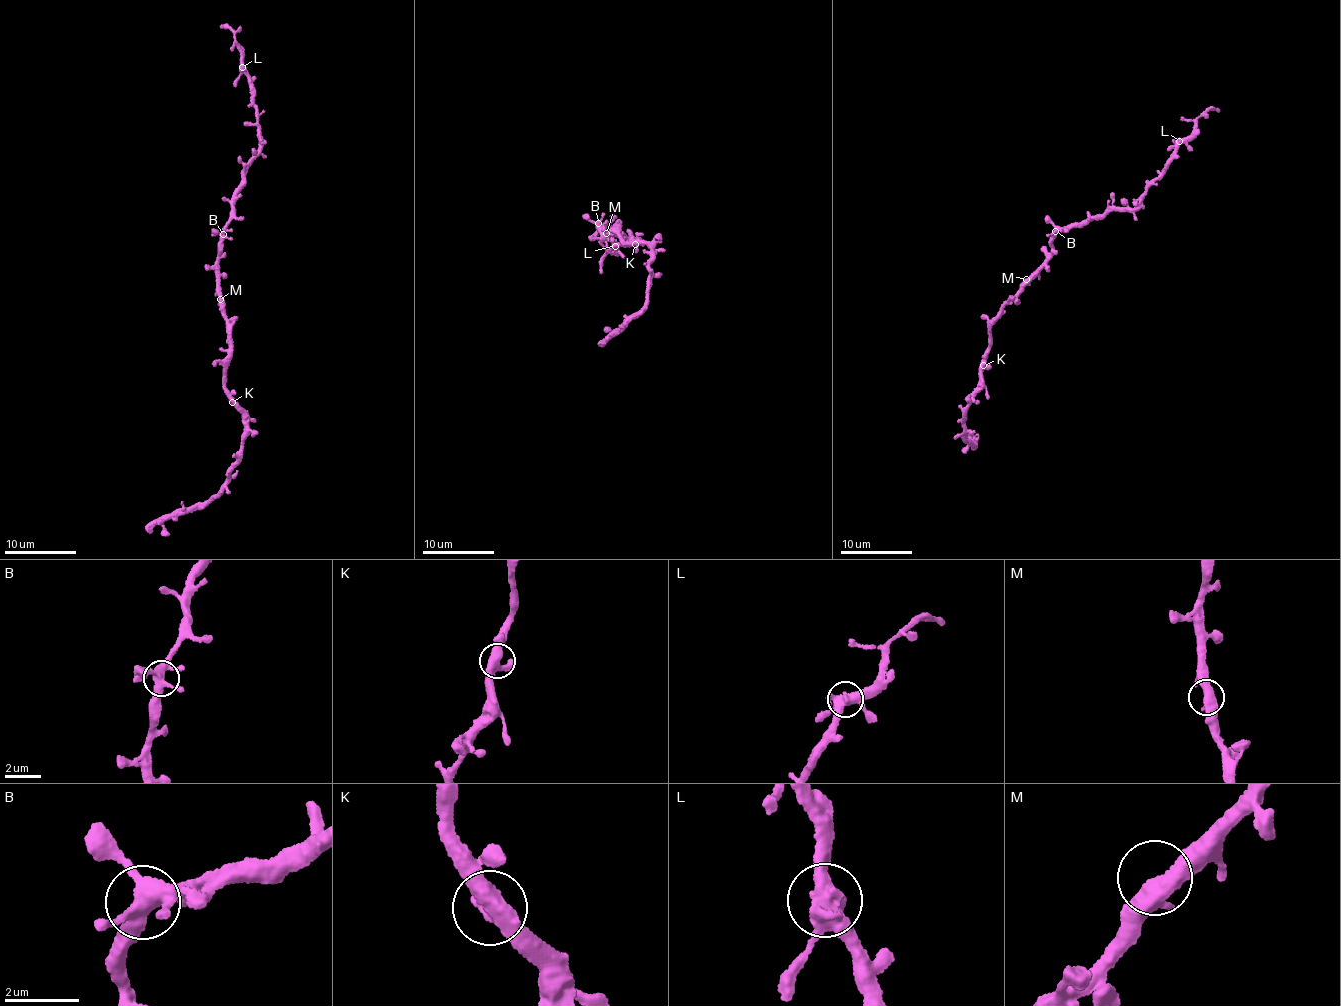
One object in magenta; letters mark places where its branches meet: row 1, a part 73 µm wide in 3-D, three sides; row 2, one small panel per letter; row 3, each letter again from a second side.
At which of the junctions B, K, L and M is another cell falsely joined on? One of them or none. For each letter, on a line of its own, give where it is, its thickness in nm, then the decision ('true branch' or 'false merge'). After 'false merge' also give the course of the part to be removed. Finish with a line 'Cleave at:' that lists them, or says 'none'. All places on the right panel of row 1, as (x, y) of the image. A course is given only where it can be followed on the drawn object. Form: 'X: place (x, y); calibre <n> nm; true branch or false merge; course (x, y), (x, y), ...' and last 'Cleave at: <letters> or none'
B: place (1055, 231); calibre 420 nm; true branch
K: place (983, 365); calibre 420 nm; true branch
L: place (1179, 141); calibre 440 nm; true branch
M: place (1026, 279); calibre 400 nm; true branch
Cleave at: none

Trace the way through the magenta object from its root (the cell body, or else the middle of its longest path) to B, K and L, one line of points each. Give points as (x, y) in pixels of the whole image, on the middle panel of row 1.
B: (610, 235), (601, 238), (596, 227), (598, 223)
K: (610, 235), (618, 227), (620, 229), (616, 229), (626, 245), (635, 244)
L: (610, 235), (601, 238), (597, 225), (640, 239), (637, 236), (630, 243), (627, 241), (615, 245)

